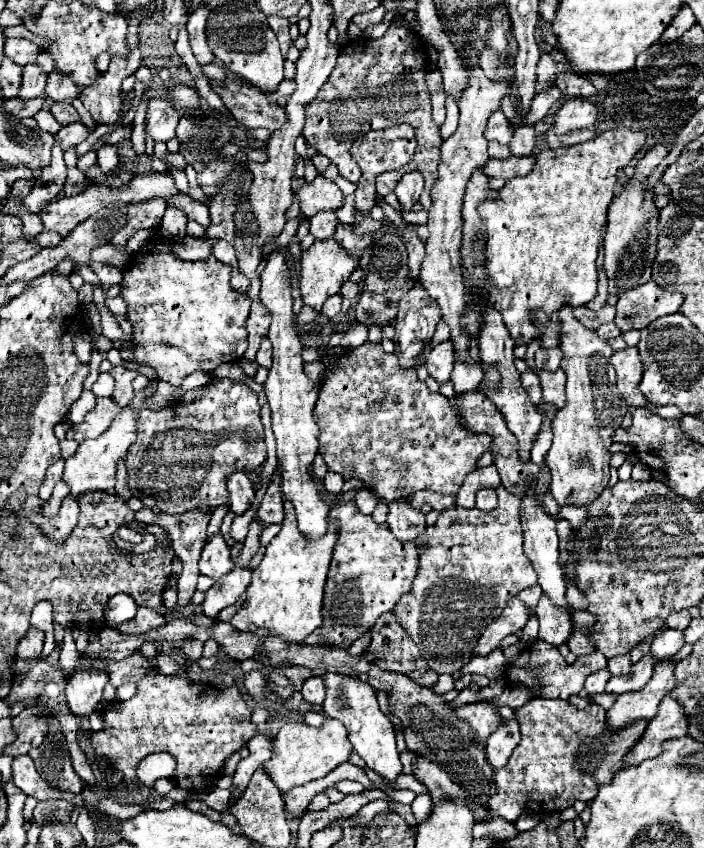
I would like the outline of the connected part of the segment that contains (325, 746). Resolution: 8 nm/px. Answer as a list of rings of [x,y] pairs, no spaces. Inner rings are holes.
[[[326,718],[320,728],[308,726],[304,722],[288,722],[274,738],[272,758],[264,762],[264,770],[272,778],[272,782],[280,788],[280,792],[288,792],[296,786],[312,782],[316,778],[326,776],[338,764],[346,762],[352,752],[352,744],[346,736],[344,724],[334,718]]]

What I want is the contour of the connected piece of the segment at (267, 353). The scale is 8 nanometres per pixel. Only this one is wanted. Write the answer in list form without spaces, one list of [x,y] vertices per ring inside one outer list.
[[[268,338],[262,340],[262,346],[260,346],[258,356],[256,356],[256,364],[262,366],[262,368],[270,368],[272,366],[272,346],[270,346]]]

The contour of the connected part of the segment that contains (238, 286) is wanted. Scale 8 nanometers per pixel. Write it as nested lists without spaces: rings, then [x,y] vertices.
[[[234,268],[232,276],[230,276],[230,284],[232,284],[232,288],[234,288],[236,292],[246,294],[246,288],[248,288],[248,278],[246,278],[246,276],[244,276],[238,268]]]

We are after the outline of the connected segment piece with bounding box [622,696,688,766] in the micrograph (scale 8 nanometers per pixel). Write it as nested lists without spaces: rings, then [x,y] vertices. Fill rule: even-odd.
[[[664,696],[664,700],[658,706],[658,714],[648,722],[648,728],[644,730],[644,736],[624,754],[624,766],[636,766],[644,762],[646,758],[652,758],[660,752],[660,746],[664,740],[670,738],[682,738],[686,736],[688,724],[682,706],[670,698]]]

